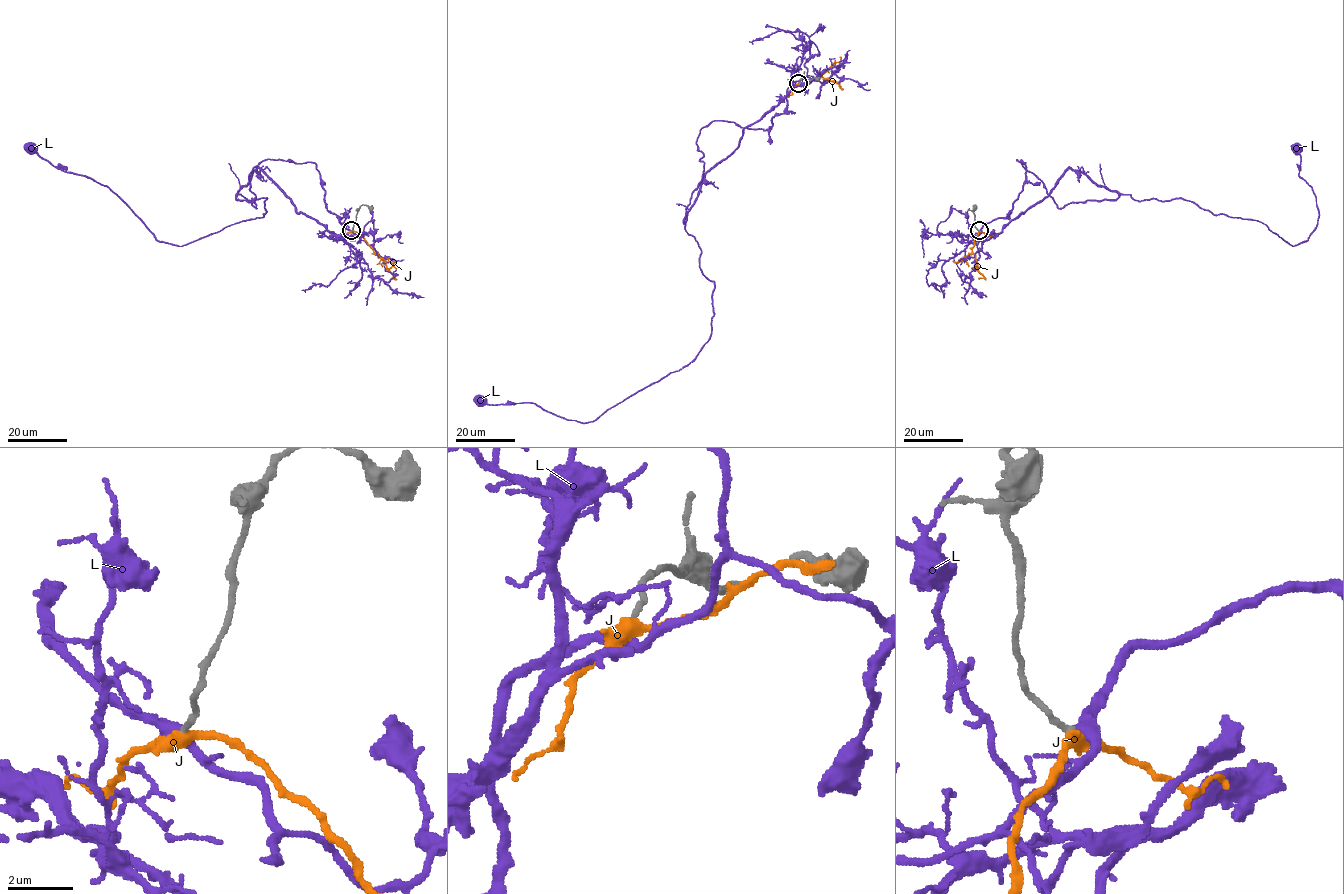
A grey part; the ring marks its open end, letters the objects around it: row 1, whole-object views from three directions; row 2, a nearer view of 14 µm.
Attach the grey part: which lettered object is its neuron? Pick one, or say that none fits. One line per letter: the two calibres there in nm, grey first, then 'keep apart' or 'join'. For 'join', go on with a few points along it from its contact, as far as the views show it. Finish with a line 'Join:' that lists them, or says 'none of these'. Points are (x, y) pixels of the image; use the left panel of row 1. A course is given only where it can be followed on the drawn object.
J: 190 nm thick on the grey side, 360 nm on the other; keep apart
L: 180 nm thick on the grey side, 360 nm on the other; join; it runs (352, 231), (316, 165), (266, 159), (256, 208), (236, 194), (266, 198), (262, 217), (159, 242), (31, 150)
Join: L

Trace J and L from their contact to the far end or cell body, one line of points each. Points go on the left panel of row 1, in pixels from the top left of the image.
J: (352, 231), (356, 232), (384, 263), (392, 274), (391, 279)
L: (352, 231), (316, 165), (266, 159), (256, 208), (236, 194), (266, 198), (262, 217), (159, 242), (31, 150)

